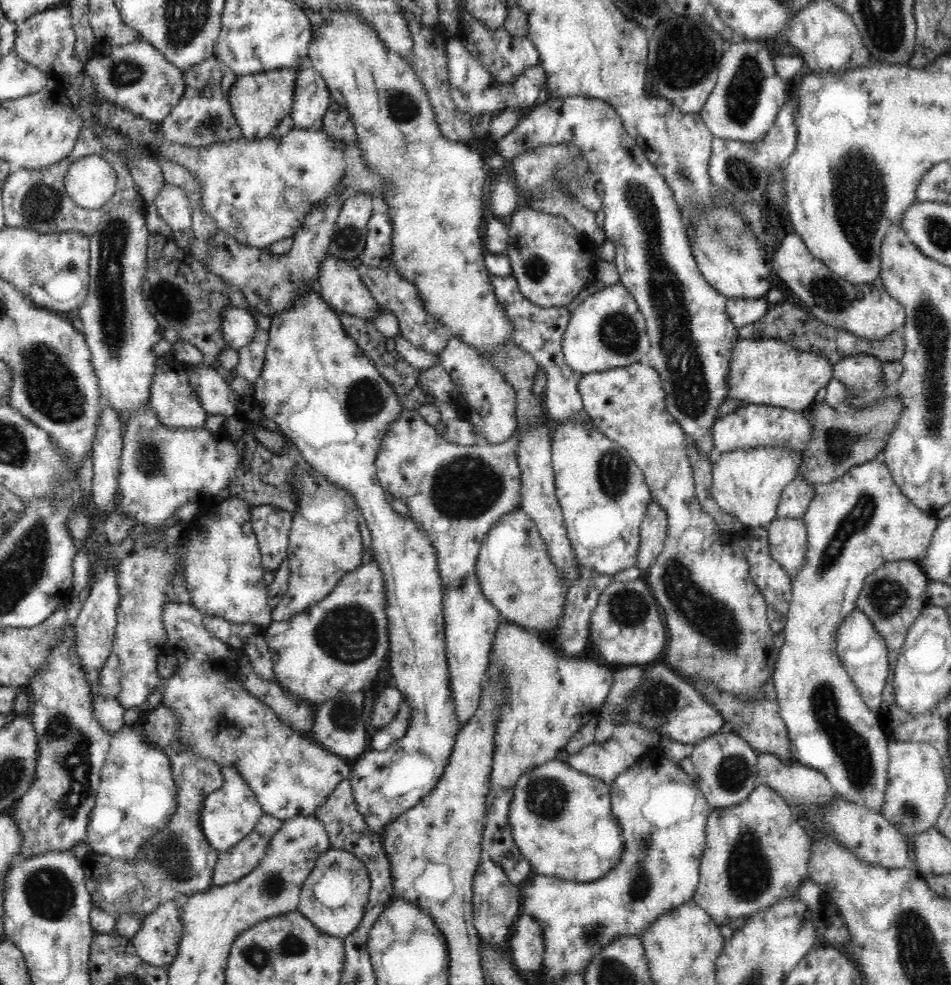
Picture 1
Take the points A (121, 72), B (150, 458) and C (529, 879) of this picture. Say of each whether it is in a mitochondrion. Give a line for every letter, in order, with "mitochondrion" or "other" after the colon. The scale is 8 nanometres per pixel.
A: mitochondrion
B: mitochondrion
C: other

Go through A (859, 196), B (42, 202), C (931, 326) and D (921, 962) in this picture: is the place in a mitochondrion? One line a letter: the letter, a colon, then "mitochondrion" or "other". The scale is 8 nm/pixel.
A: mitochondrion
B: mitochondrion
C: mitochondrion
D: mitochondrion

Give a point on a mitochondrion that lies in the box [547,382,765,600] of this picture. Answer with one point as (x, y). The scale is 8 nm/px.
(612, 469)

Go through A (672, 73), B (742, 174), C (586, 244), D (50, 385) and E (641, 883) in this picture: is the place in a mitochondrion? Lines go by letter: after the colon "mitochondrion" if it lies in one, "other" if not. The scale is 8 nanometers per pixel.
A: mitochondrion
B: mitochondrion
C: other
D: mitochondrion
E: mitochondrion

